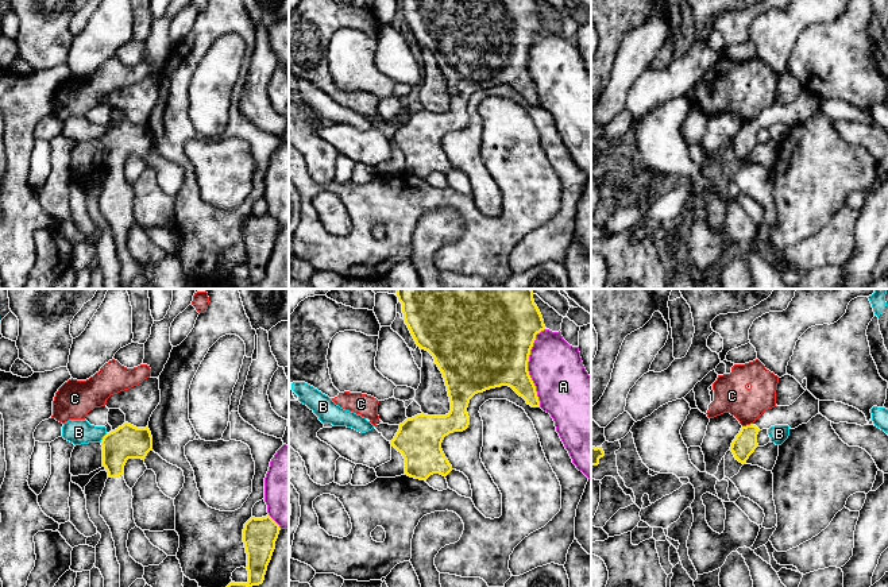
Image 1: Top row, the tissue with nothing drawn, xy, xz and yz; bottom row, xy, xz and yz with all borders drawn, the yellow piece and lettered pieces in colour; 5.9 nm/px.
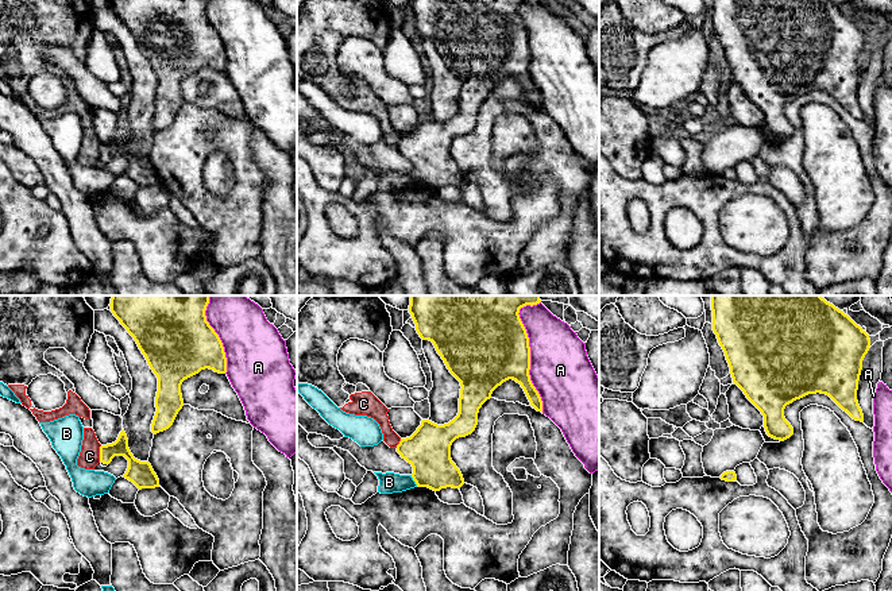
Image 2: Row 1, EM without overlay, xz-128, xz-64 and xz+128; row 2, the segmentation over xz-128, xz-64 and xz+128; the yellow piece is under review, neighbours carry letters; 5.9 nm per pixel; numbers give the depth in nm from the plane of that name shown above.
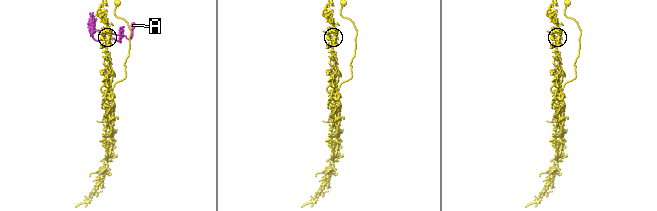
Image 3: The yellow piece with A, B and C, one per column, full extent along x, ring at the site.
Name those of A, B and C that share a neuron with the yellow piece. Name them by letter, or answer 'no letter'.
no letter

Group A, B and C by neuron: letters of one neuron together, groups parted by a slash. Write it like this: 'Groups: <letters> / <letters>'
Groups: A / B / C

